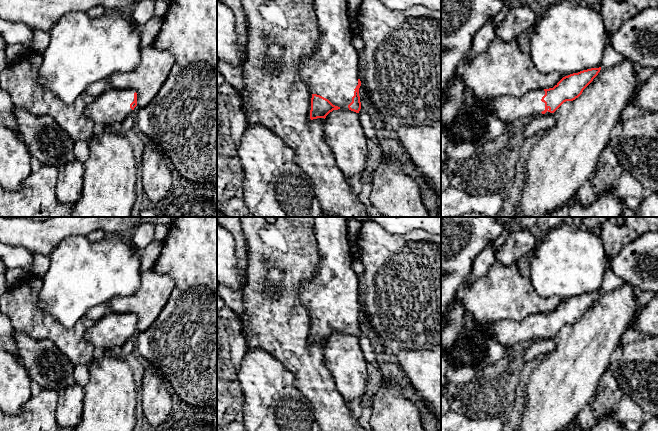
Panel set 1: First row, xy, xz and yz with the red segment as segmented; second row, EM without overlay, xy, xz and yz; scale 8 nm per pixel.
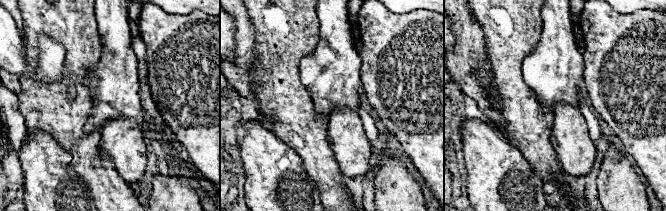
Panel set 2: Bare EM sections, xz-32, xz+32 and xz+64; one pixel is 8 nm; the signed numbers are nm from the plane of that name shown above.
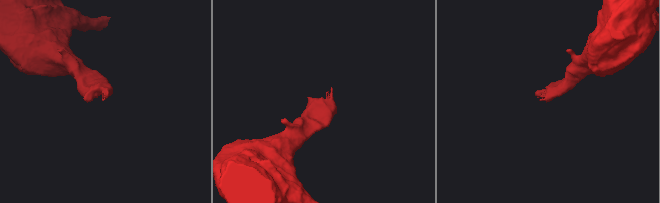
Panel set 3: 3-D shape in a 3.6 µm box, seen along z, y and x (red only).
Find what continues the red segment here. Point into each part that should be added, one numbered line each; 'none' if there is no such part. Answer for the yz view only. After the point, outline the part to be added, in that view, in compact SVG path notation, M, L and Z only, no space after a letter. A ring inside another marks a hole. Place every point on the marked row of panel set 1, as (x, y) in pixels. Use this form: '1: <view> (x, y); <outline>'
1: yz (511, 109); M538 89L520 97L499 97L490 102L481 102L478 99L478 103L487 113L494 114L504 124L519 121L523 123L532 118L550 114L548 111L545 114L541 113L545 110L545 103L541 101L544 95L544 89Z

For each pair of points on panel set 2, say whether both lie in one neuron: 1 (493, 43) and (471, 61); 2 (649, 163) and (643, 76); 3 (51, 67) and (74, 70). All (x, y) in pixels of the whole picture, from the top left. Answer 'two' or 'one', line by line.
1: two
2: one
3: two

